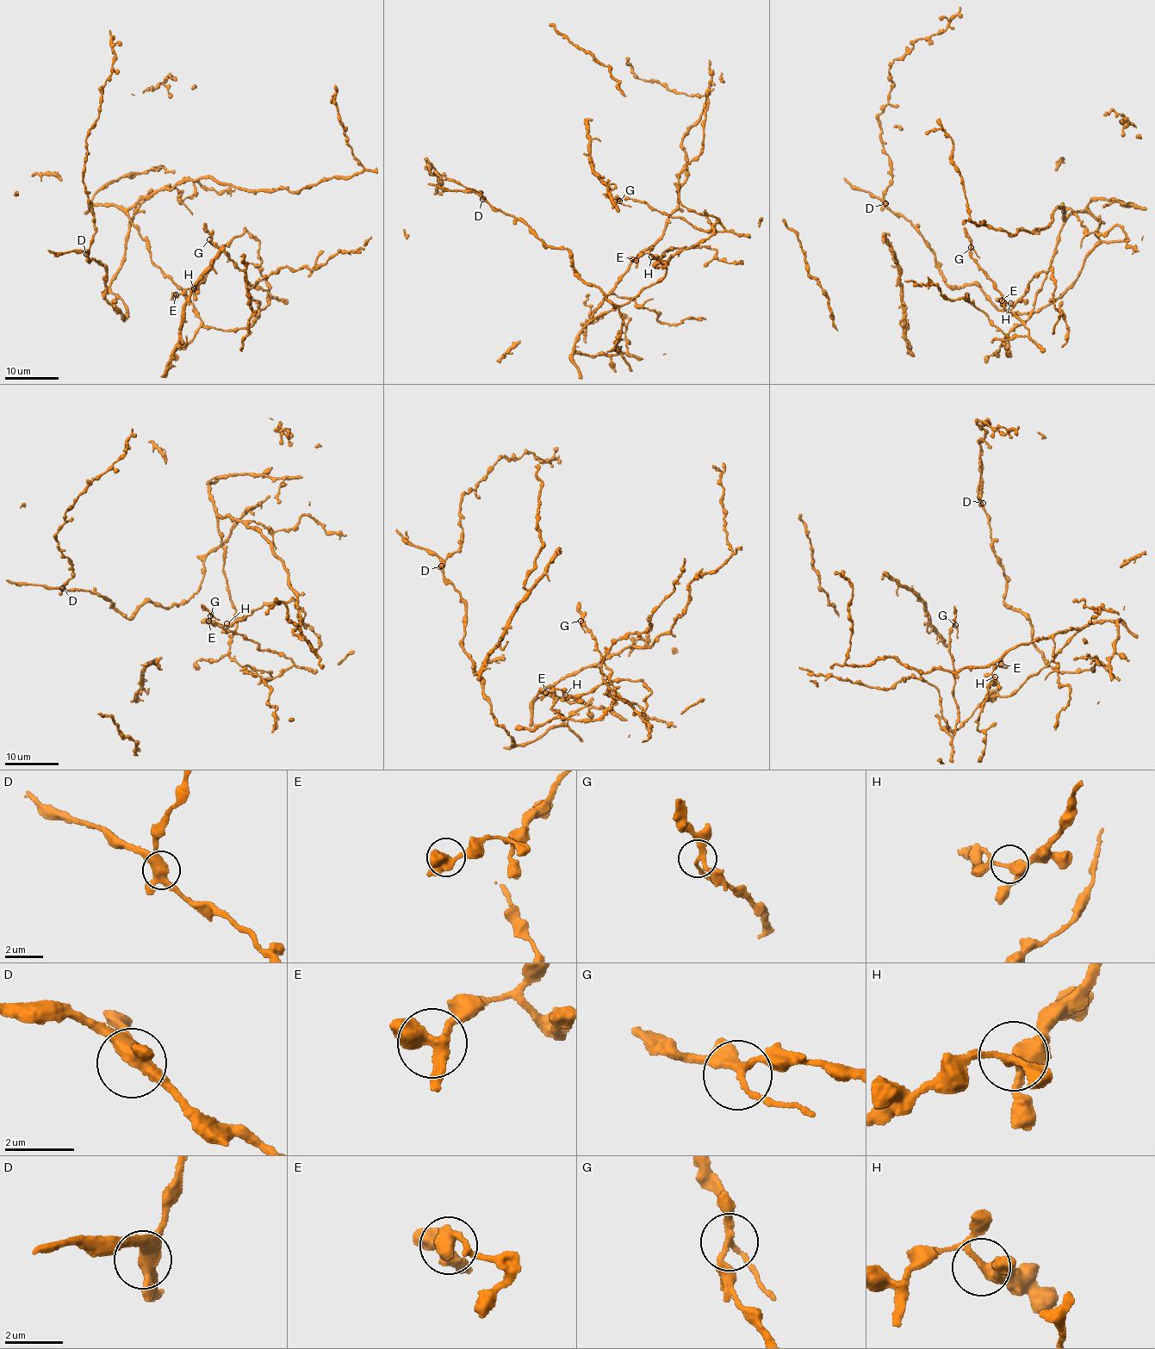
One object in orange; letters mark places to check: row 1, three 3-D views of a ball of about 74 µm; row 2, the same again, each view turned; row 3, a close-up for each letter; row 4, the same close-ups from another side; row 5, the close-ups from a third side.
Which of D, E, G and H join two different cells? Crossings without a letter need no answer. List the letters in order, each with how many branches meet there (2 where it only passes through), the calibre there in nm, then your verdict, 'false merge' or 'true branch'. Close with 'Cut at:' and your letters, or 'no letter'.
D: 4 | 420 nm | true branch
E: 3 | 400 nm | true branch
G: 3 | 200 nm | true branch
H: 4 | 320 nm | true branch
Cut at: no letter

